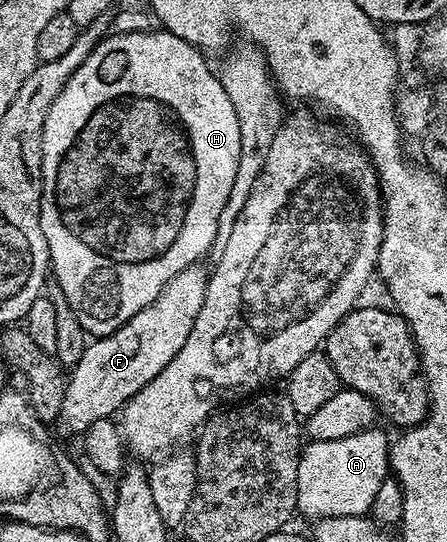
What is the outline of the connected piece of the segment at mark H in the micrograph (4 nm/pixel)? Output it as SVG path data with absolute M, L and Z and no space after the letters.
M165 29L111 33L96 45L92 54L84 61L84 65L80 65L80 69L76 69L76 73L72 73L72 77L68 77L68 81L64 85L60 97L56 97L56 101L52 101L52 109L48 109L48 121L44 121L44 137L42 138L40 225L44 229L44 237L48 241L53 278L60 285L60 289L64 289L64 297L68 297L69 304L76 311L80 325L91 336L101 337L103 335L110 335L116 329L120 329L120 325L124 325L129 319L136 317L136 313L140 313L140 309L144 309L149 303L156 301L156 297L164 289L164 285L168 285L176 277L176 273L180 273L186 267L191 267L194 263L205 260L205 255L209 253L210 246L213 245L214 238L218 235L218 226L221 225L222 219L224 220L224 216L226 215L228 193L232 193L232 181L236 181L236 167L240 165L240 121L236 121L236 109L232 105L232 101L228 101L228 93L224 93L224 85L221 78L216 74L215 68L213 71L206 64L205 58L207 59L207 56L199 48L192 46L188 41L176 37L171 31Z

